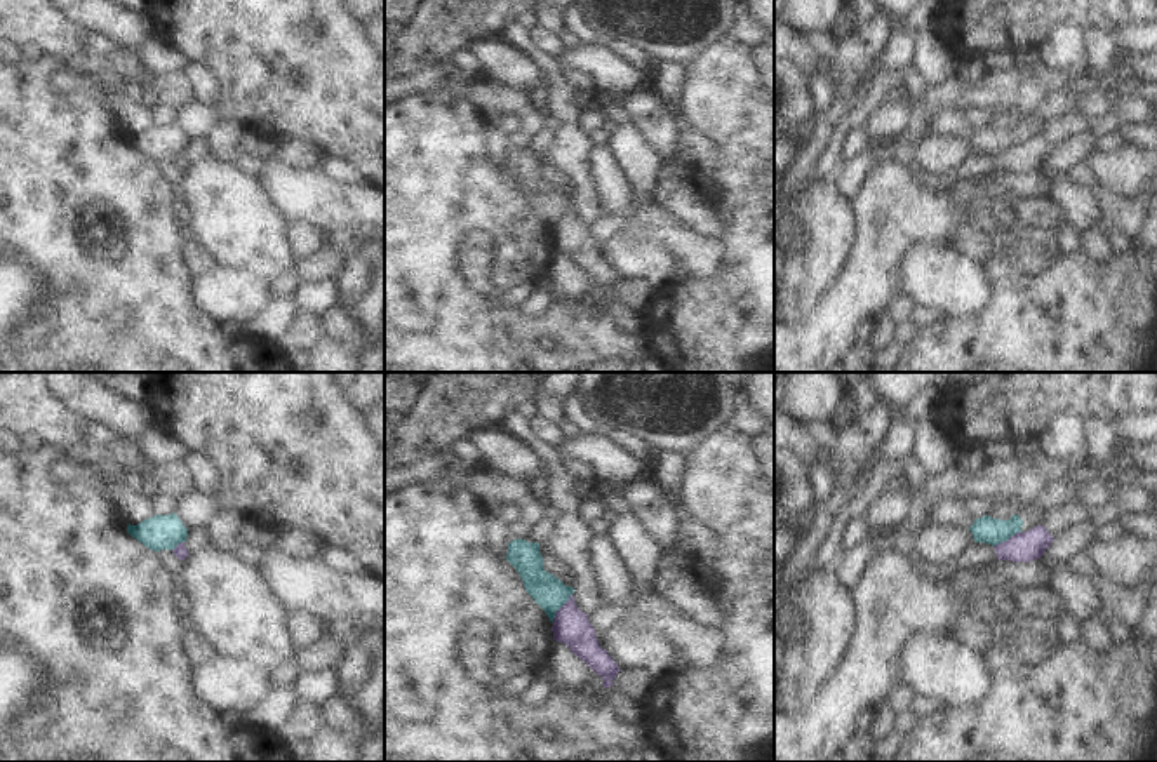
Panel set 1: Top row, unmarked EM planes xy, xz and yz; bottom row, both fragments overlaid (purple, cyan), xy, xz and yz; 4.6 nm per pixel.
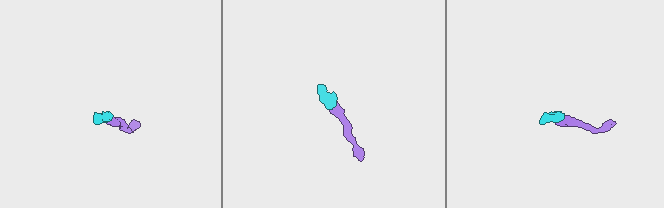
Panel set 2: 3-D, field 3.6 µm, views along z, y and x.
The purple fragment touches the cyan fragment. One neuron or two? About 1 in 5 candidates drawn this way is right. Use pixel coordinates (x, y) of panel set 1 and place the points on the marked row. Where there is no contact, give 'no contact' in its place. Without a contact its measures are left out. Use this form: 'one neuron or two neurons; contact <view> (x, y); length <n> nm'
two neurons; contact xz (561, 608); length 160 nm

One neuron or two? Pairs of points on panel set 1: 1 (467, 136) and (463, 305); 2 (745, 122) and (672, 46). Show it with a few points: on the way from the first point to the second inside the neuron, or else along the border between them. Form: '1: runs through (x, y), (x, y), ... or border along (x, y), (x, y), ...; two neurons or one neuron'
1: runs through (444, 178), (444, 263); one neuron
2: border along (721, 39), (703, 47), (684, 66); two neurons

